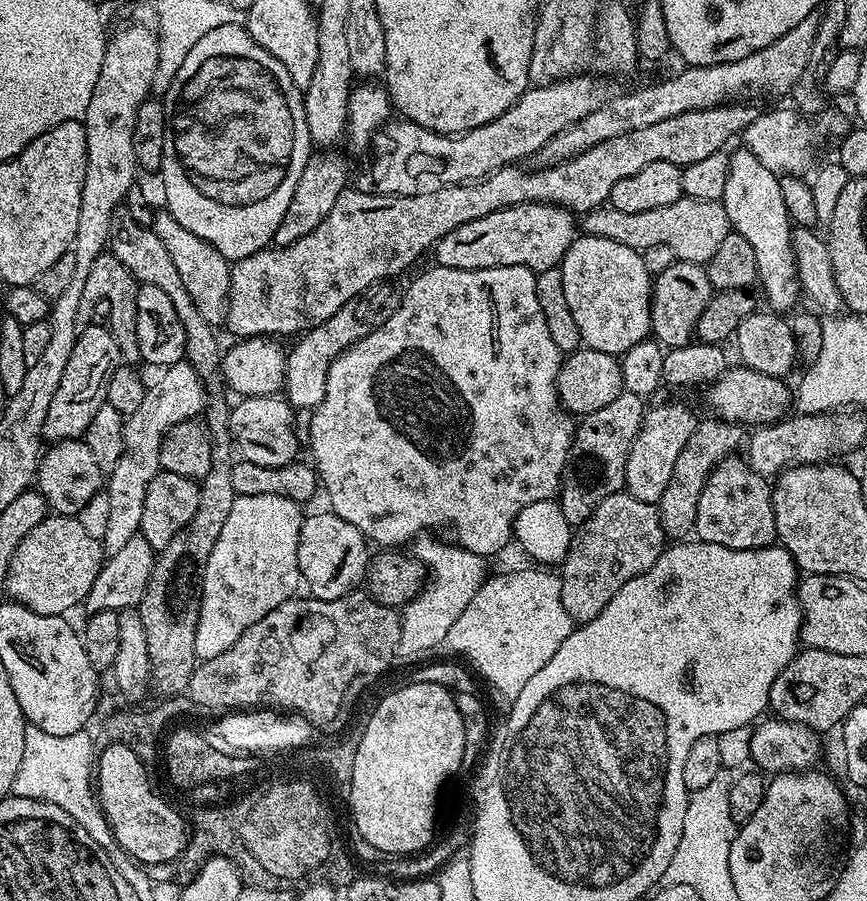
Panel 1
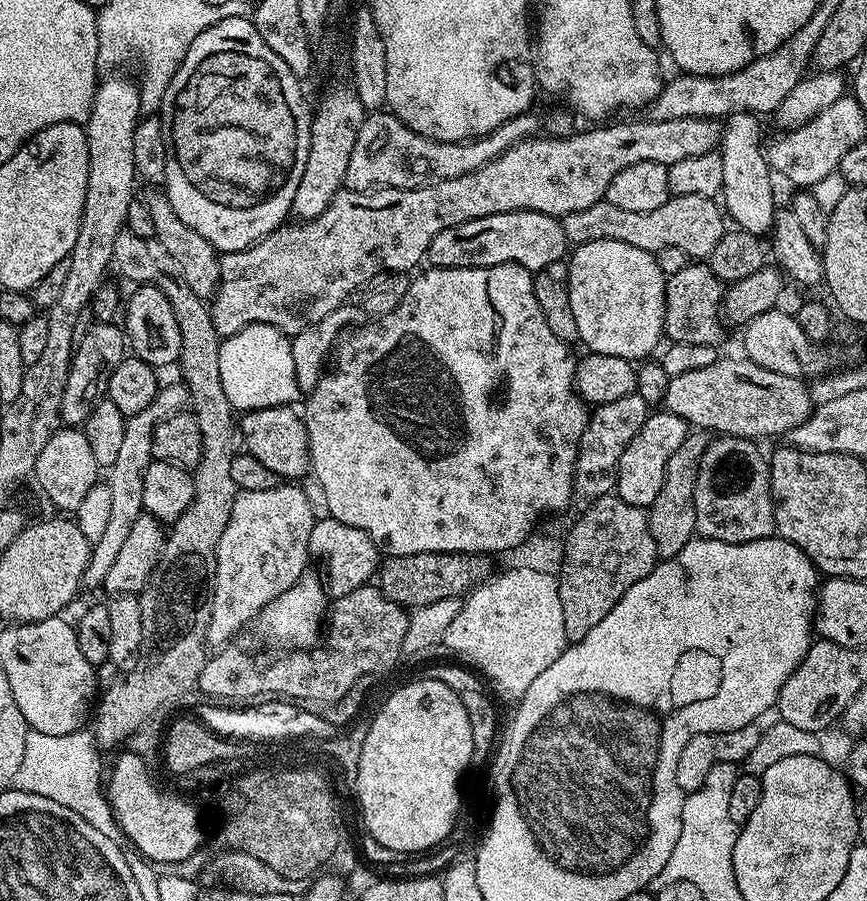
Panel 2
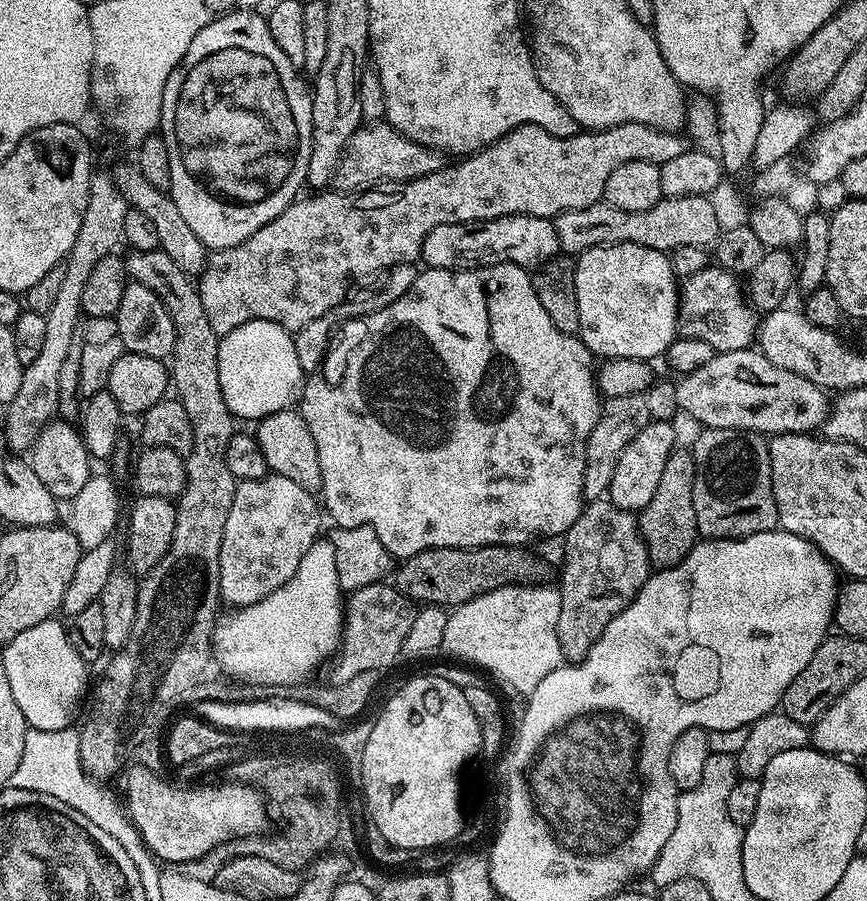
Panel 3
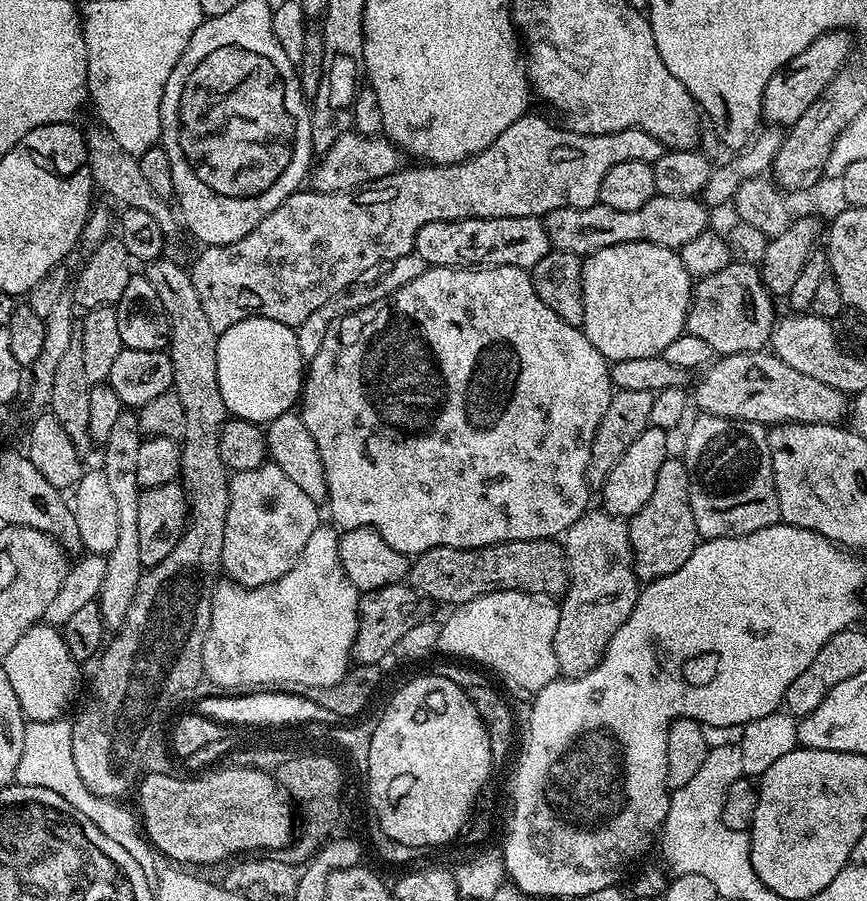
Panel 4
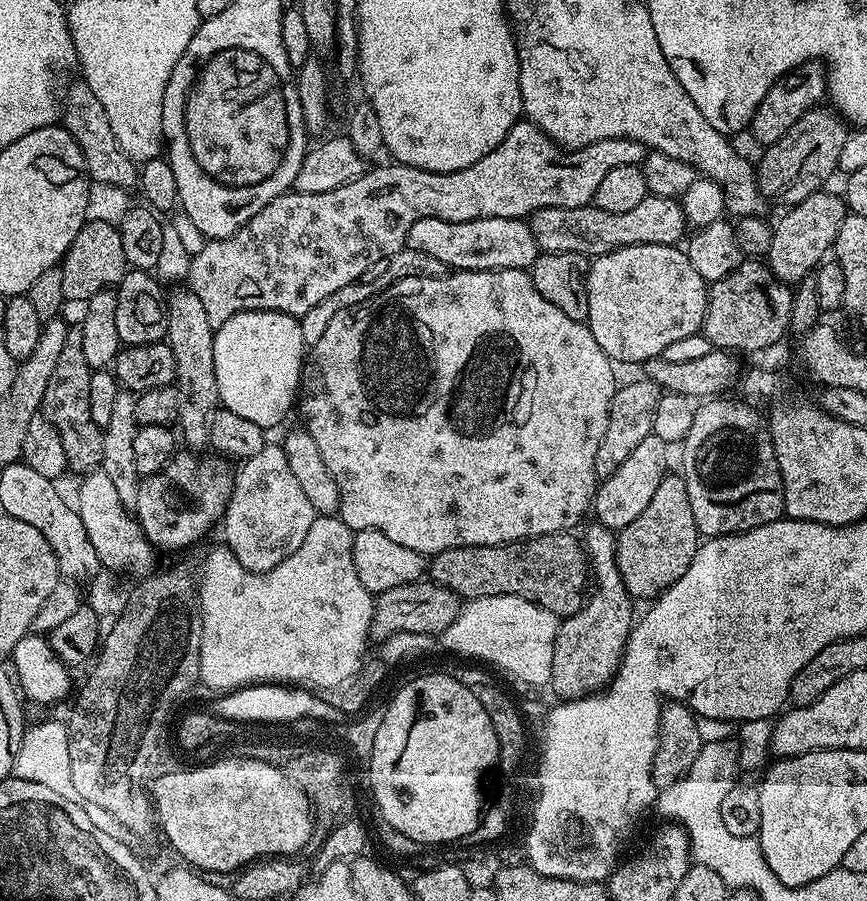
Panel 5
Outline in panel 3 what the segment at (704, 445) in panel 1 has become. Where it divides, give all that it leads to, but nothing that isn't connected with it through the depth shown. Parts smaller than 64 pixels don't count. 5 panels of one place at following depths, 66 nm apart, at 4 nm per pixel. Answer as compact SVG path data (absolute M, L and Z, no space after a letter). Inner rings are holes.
M677 447L676 451L666 458L666 466L662 469L662 478L658 481L658 491L654 493L654 498L650 498L650 503L638 514L640 522L640 537L644 539L644 545L648 551L649 565L657 569L673 568L680 564L686 554L698 542L696 530L696 515L694 514L694 474L696 473L696 463L691 451L687 447Z

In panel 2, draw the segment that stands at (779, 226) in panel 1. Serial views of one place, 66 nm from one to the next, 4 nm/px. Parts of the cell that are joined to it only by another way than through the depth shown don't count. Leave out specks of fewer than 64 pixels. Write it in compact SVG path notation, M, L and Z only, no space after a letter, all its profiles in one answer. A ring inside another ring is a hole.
M734 112L727 117L722 128L720 147L722 158L722 208L730 217L737 229L749 232L758 237L771 233L772 219L778 211L776 196L772 193L773 173L768 166L765 145L760 144L759 115L750 112Z

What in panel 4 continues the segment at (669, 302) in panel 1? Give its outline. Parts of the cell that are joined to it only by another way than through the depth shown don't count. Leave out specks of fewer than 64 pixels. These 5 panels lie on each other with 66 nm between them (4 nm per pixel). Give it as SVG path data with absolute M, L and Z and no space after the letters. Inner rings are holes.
M730 262L722 270L718 270L718 274L702 276L695 281L692 305L688 311L687 335L702 338L702 342L706 342L706 346L710 346L713 353L720 358L743 352L759 352L771 341L772 332L776 328L778 311L776 312L772 303L774 297L765 288L757 265Z

